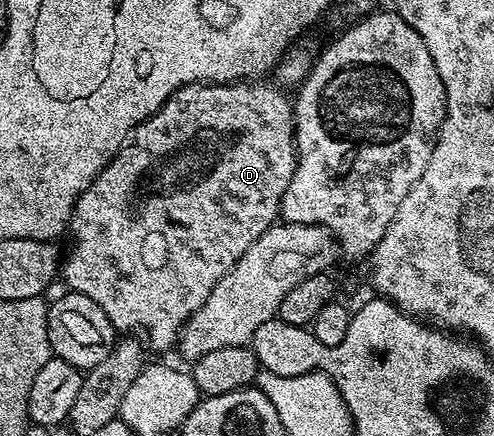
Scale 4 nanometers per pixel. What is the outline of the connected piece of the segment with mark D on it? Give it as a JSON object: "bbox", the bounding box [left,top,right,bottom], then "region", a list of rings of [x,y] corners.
{"bbox":[63,79,297,350],"region":[[[242,79],[232,83],[200,81],[179,87],[179,91],[170,95],[167,103],[163,103],[155,115],[151,115],[133,130],[131,140],[122,145],[120,151],[109,160],[107,167],[103,167],[97,178],[78,195],[67,228],[69,233],[73,232],[73,246],[69,253],[67,249],[63,261],[63,280],[72,292],[87,295],[87,299],[99,303],[99,307],[103,307],[103,315],[111,319],[118,334],[146,333],[150,350],[169,349],[172,345],[174,348],[178,344],[181,328],[189,322],[191,315],[195,315],[195,311],[199,311],[199,307],[203,307],[203,303],[207,303],[207,295],[211,295],[215,283],[219,283],[219,279],[223,279],[223,275],[227,275],[227,271],[231,271],[235,263],[243,259],[247,247],[251,247],[251,243],[255,243],[255,239],[259,239],[259,235],[263,235],[263,231],[267,231],[278,220],[283,191],[287,191],[297,166],[294,102],[280,84],[265,80],[269,79]]]}

